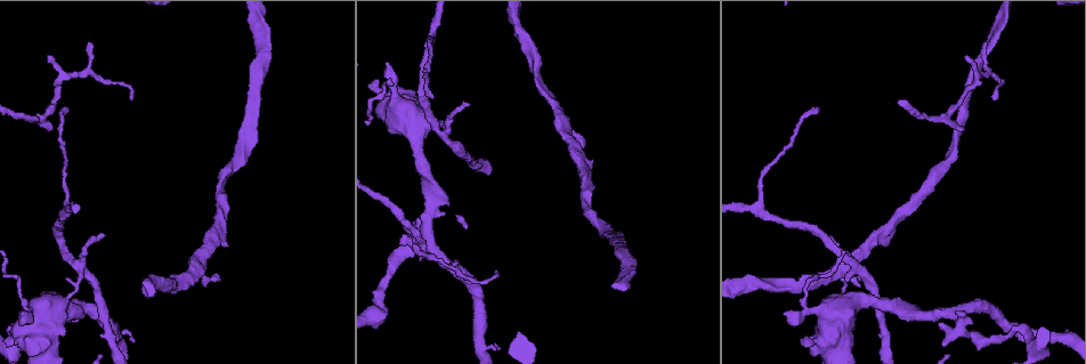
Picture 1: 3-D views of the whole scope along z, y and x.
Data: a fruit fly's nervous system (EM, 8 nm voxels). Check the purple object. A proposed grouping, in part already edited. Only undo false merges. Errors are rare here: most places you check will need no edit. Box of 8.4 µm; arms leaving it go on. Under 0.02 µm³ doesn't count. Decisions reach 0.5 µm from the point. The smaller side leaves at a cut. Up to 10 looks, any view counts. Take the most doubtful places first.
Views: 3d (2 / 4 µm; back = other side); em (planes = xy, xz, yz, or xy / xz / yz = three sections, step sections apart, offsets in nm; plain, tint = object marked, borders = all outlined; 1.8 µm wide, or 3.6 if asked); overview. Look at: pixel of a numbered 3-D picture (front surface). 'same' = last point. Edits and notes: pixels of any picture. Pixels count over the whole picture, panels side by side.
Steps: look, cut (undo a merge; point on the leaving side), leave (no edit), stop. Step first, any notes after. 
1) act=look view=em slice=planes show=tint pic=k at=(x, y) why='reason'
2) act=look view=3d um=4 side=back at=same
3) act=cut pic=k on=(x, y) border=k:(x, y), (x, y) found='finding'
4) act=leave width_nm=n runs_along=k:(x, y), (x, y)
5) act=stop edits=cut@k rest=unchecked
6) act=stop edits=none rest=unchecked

act=look view=em slice=planes show=borders pic=1 at=(857, 266) why='arms part here'

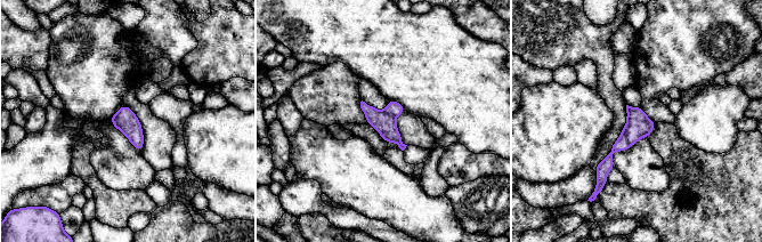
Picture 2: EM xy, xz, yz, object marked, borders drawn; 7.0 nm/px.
act=cut pic=2 on=(638, 126) found='a second neuron is stuck on'

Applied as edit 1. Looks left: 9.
act=look view=em slice=xy step=4 show=tint pic=1 at=(1028, 337) why='three arms meet'

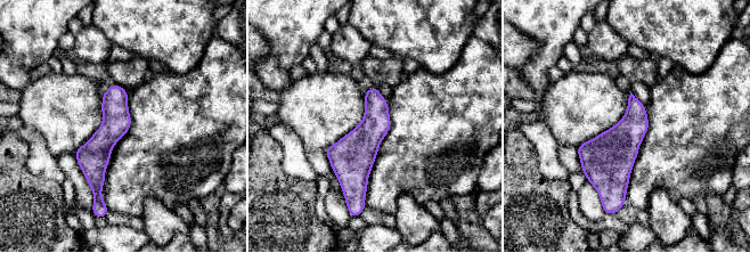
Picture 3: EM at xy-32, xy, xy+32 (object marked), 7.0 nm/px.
act=leave runs_along=3:(116, 88), (97, 189) found='continuous, no second neuron'

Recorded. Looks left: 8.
act=stop edits=cut@2 rest=unchecked

